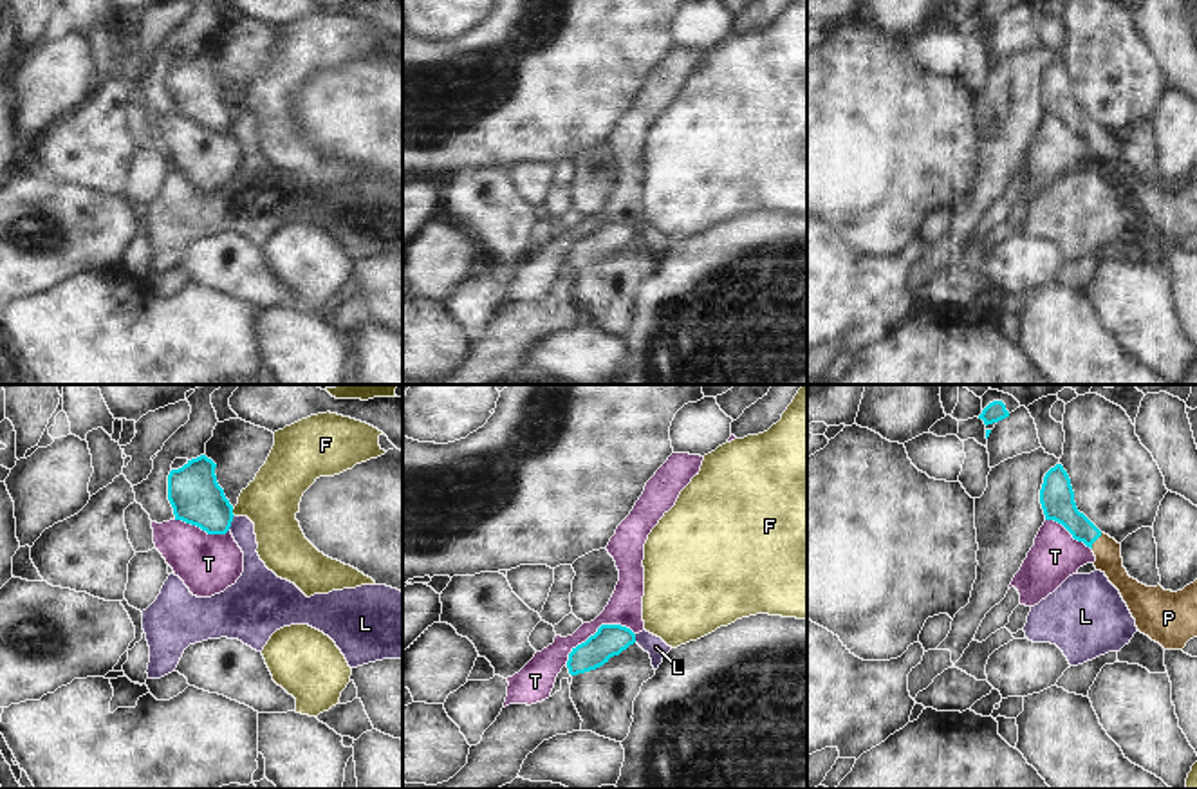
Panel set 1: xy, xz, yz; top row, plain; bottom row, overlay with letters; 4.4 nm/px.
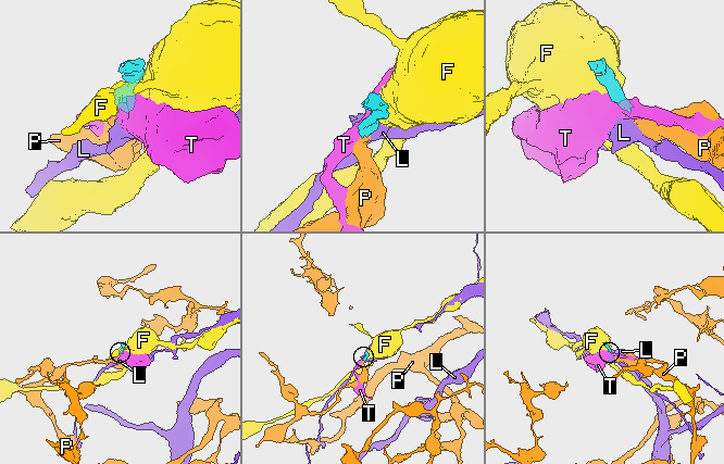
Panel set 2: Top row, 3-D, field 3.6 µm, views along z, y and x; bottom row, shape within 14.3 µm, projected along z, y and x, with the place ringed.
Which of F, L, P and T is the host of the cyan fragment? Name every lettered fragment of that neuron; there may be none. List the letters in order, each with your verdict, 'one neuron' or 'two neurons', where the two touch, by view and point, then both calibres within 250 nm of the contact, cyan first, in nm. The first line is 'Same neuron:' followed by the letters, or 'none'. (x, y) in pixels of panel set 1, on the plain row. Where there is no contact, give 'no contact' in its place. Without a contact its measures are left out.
Same neuron: P
F: two neurons | xy (231, 109) | 240/240 nm
L: two neurons | xy (231, 116) | 240/110 nm
P: one neuron | yz (1096, 134) | 150/120 nm
T: two neurons | xz (598, 226) | 140/160 nm

